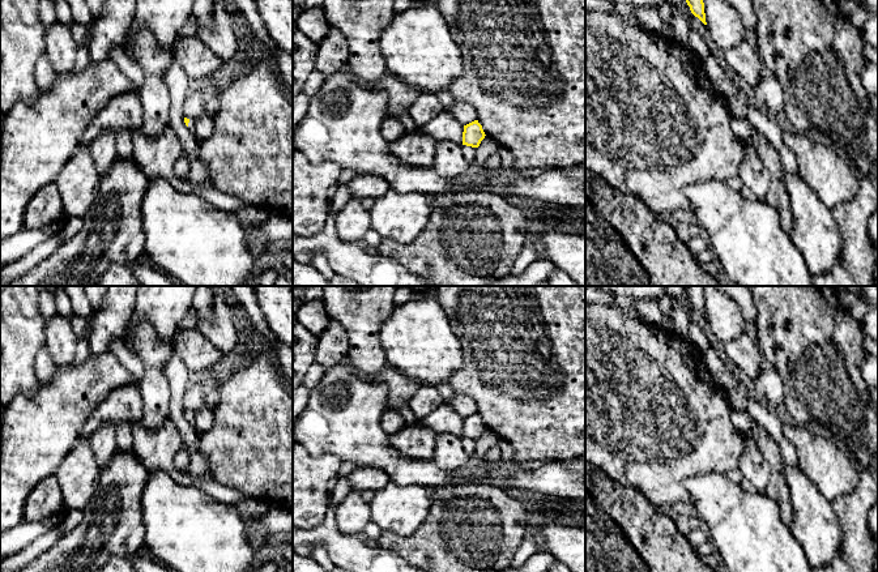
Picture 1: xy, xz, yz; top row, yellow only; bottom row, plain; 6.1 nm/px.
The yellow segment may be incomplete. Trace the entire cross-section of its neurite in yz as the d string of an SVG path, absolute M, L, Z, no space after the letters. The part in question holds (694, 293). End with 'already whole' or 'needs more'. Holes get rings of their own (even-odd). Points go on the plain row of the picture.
M686 286L686 295L690 299L691 306L707 317L702 286Z; already whole

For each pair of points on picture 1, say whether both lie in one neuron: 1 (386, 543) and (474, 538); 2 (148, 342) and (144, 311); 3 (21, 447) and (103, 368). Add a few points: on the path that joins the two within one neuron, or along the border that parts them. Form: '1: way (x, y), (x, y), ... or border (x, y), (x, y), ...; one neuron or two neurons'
1: way (408, 543), (452, 543); one neuron
2: border (128, 325), (146, 321), (154, 334), (166, 342); two neurons
3: way (42, 426), (82, 387); one neuron

